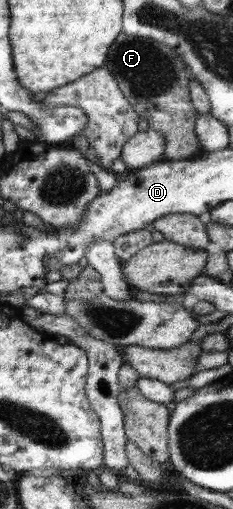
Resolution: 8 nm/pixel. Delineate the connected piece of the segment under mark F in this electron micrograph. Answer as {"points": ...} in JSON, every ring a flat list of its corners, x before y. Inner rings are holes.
{"points":[[123,30,116,42,109,48,110,72,118,80,118,86,124,93,130,106,142,120,166,138,164,159,195,159,203,153,198,141,196,120,199,113,194,108,192,94,189,92,190,72,180,54,170,45,143,36,126,34]]}

